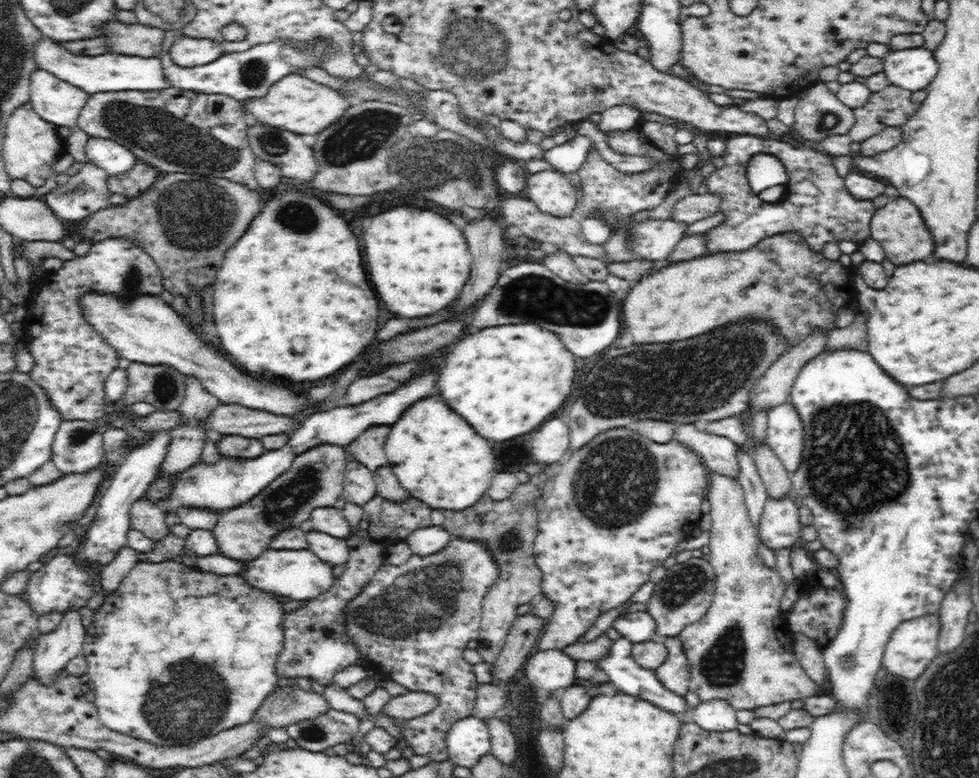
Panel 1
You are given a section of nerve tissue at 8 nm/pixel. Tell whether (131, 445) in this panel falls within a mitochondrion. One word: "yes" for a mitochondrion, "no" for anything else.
no

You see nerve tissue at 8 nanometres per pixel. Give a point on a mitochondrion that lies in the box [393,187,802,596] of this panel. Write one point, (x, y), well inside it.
(691, 380)

